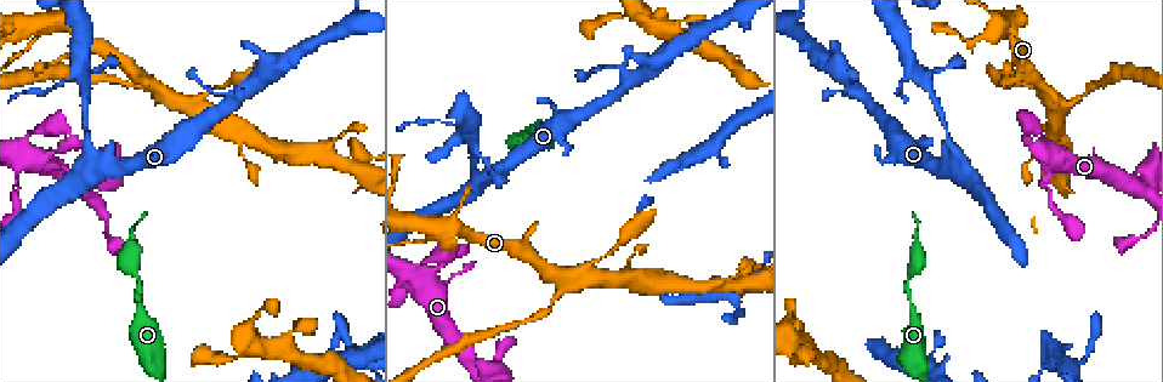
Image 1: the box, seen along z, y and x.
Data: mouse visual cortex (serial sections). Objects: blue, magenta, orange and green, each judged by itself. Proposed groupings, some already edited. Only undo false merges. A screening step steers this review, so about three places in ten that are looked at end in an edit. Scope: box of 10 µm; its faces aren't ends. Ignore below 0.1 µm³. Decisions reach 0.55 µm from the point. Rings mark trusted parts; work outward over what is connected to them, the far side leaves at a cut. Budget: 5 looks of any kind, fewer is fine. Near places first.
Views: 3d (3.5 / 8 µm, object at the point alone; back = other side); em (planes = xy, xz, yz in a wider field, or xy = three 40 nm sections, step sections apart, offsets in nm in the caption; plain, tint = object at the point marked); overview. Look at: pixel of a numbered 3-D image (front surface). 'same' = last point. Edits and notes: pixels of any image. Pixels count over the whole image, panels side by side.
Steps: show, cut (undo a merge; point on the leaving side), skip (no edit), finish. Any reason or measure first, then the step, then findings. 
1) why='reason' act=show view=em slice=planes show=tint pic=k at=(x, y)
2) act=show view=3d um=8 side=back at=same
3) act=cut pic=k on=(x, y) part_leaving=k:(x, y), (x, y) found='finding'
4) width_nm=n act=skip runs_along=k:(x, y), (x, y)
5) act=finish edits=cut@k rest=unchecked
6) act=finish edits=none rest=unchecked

why='small branch off a trunk' act=show view=3d um=8 pic=1 at=(407, 277)

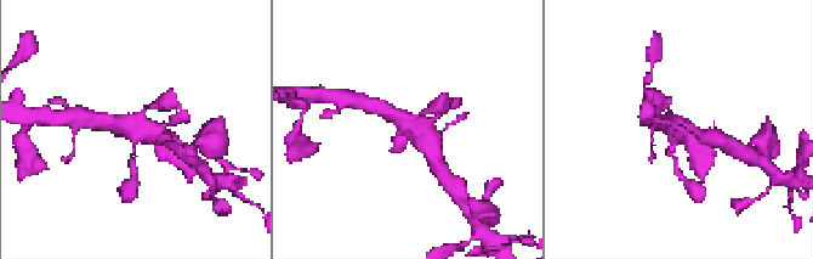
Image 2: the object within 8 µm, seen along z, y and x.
why='shape alone is not enough' act=show view=em slice=xy step=1 show=tint at=same

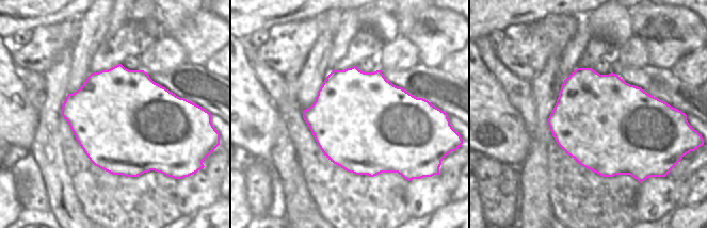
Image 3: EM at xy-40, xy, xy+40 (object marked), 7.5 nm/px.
act=skip runs_along=2:(705, 138), (678, 131), (670, 148), (676, 167) found='one cell here'

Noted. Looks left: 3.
why='thin arm on a thick one' act=show view=em slice=xy step=2 show=tint pic=1 at=(1056, 103)

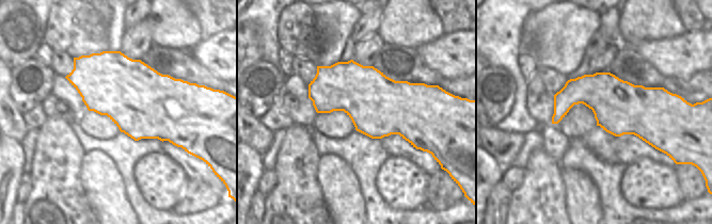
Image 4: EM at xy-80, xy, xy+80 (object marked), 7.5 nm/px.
act=show view=3d um=3.5 at=same

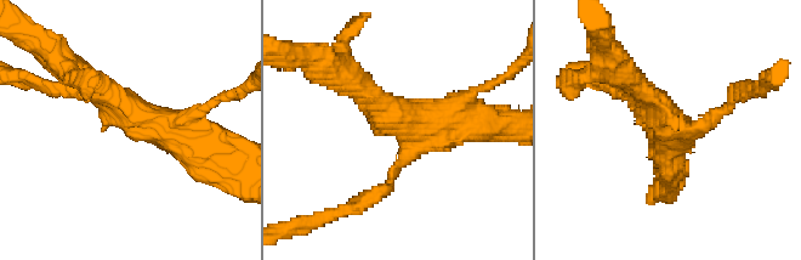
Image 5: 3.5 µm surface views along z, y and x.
arm_widths_nm=150,250,350,500 act=skip runs_along=5:(78, 75), (141, 124), (212, 154) found='one cell here'

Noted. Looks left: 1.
act=finish edits=none rest=unchecked

